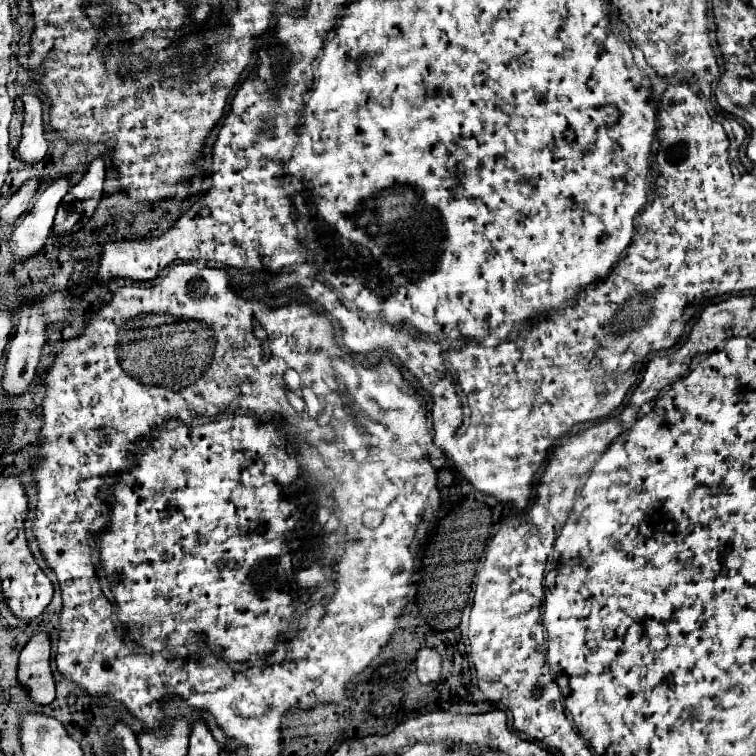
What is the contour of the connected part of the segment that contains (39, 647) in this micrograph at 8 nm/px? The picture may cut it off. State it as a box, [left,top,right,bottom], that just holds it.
[18,631,54,705]

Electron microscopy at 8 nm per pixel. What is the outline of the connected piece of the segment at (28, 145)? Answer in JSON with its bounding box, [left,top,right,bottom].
[18,87,48,165]

